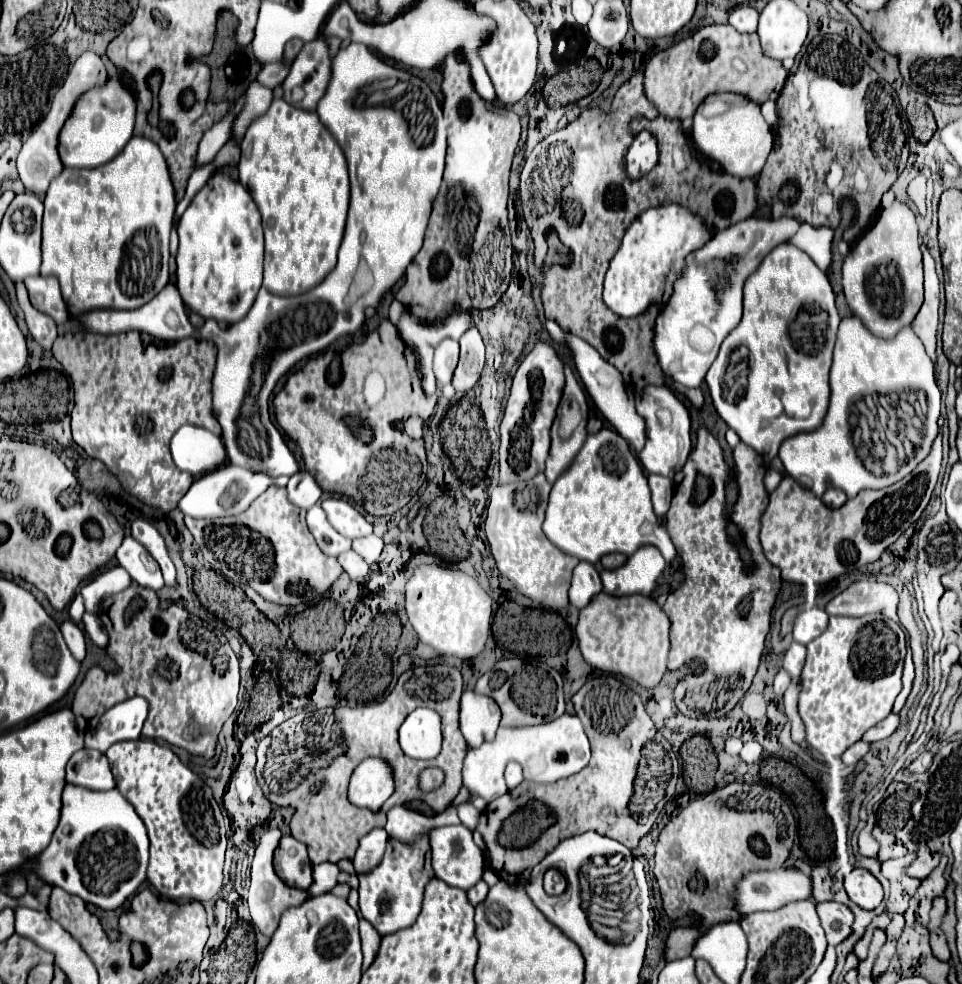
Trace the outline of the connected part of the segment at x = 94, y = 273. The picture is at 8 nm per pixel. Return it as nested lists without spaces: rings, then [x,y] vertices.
[[[132,137],[128,145],[118,153],[116,159],[108,161],[106,165],[100,165],[96,169],[64,169],[52,183],[44,199],[44,221],[42,221],[42,275],[54,275],[60,281],[62,297],[68,305],[70,315],[84,315],[94,309],[138,309],[144,303],[148,303],[154,295],[158,295],[164,285],[170,281],[168,273],[168,239],[172,231],[172,219],[176,211],[176,197],[174,197],[174,185],[170,179],[170,173],[166,169],[166,161],[158,145],[146,137]]]

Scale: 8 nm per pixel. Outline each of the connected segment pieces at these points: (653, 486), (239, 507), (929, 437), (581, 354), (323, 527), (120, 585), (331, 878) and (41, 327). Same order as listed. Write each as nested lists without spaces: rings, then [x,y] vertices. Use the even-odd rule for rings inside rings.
[[[648,475],[648,485],[652,491],[652,505],[654,505],[654,513],[658,517],[664,517],[668,507],[670,507],[670,499],[672,499],[672,481],[660,475]]]
[[[222,465],[216,471],[210,471],[196,479],[188,493],[180,499],[180,509],[184,515],[204,519],[204,517],[226,517],[226,515],[240,515],[244,513],[254,499],[258,499],[270,485],[272,477],[264,473],[252,473],[248,469],[236,467],[236,465]]]
[[[844,317],[838,327],[838,341],[834,347],[834,363],[830,369],[830,407],[824,417],[824,423],[816,431],[808,433],[796,433],[788,437],[780,445],[780,459],[784,463],[784,469],[790,477],[798,479],[800,475],[806,475],[810,479],[800,479],[801,485],[808,485],[814,491],[816,497],[822,497],[826,487],[838,487],[848,497],[856,497],[862,489],[882,489],[896,481],[900,481],[904,475],[908,475],[930,451],[932,441],[938,433],[938,417],[940,417],[940,389],[934,381],[934,365],[930,357],[926,355],[926,349],[922,341],[916,337],[916,333],[910,327],[904,327],[894,339],[880,339],[872,335],[858,317]],[[902,389],[924,389],[928,397],[928,411],[924,421],[924,435],[918,453],[908,459],[908,463],[900,465],[896,473],[876,477],[872,475],[862,459],[856,455],[856,447],[852,443],[850,435],[850,401],[854,395],[864,391],[876,391],[876,393],[890,393],[890,391],[902,391]]]
[[[548,319],[544,327],[546,327],[546,331],[548,331],[548,335],[550,335],[550,339],[552,339],[554,343],[564,345],[566,349],[570,349],[572,359],[574,359],[574,365],[576,365],[576,369],[578,369],[578,375],[580,375],[580,379],[582,379],[582,383],[584,383],[588,395],[592,397],[594,405],[600,409],[600,413],[612,423],[612,427],[614,427],[636,451],[640,451],[640,449],[644,447],[644,441],[646,441],[644,419],[636,413],[634,392],[632,391],[632,397],[628,395],[626,385],[624,385],[624,379],[622,379],[622,375],[616,371],[616,367],[612,367],[610,363],[606,363],[606,361],[600,357],[600,353],[598,353],[590,343],[586,343],[582,337],[572,335],[572,333],[560,329],[560,325],[558,325],[556,321]]]
[[[316,503],[312,509],[308,509],[308,515],[306,515],[306,521],[308,521],[308,527],[312,531],[312,535],[316,537],[318,541],[318,547],[326,553],[326,555],[340,555],[344,551],[350,549],[352,541],[342,537],[326,519],[326,513],[324,509],[320,507],[320,503]]]
[[[112,567],[98,577],[94,577],[88,585],[84,585],[79,590],[83,597],[85,610],[88,613],[97,613],[99,606],[106,597],[112,597],[126,589],[130,585],[130,575],[122,567]]]
[[[320,863],[320,865],[314,865],[314,883],[310,885],[308,893],[314,897],[314,895],[324,895],[328,893],[328,889],[332,889],[332,885],[336,885],[336,877],[338,877],[338,865],[334,863]]]
[[[16,283],[16,295],[18,295],[18,303],[20,303],[20,307],[22,307],[24,315],[26,315],[26,323],[28,323],[30,335],[44,349],[50,349],[54,339],[56,339],[56,323],[54,323],[54,319],[32,307],[24,283]]]

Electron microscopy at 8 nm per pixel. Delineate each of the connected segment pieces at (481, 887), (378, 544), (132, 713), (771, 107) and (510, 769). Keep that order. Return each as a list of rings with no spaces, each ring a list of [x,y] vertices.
[[[480,881],[480,883],[476,883],[472,889],[468,889],[466,895],[468,895],[470,905],[476,905],[478,901],[482,901],[482,899],[488,895],[488,889],[490,889],[490,887],[488,887],[484,881]]]
[[[374,537],[374,539],[376,539],[374,543],[354,543],[354,551],[360,553],[368,563],[374,563],[378,559],[382,547],[384,547],[382,537]]]
[[[144,697],[126,699],[108,709],[100,717],[98,727],[92,733],[86,733],[86,747],[106,753],[106,749],[118,741],[138,739],[146,717],[148,701]]]
[[[768,101],[762,105],[762,115],[766,117],[766,121],[778,129],[780,127],[780,115],[778,115],[778,107],[776,107],[776,101]]]
[[[510,761],[506,765],[506,783],[508,783],[510,789],[514,789],[514,787],[518,787],[522,783],[522,769],[520,769],[520,765],[516,761]]]

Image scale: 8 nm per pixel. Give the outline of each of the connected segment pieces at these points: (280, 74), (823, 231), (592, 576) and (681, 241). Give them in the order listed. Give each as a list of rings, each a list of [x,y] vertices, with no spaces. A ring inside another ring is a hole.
[[[278,61],[278,63],[270,63],[270,65],[264,65],[262,71],[258,73],[258,81],[264,83],[266,87],[274,89],[278,83],[282,83],[282,81],[286,79],[288,69],[290,69],[290,67],[284,65],[282,61]]]
[[[802,223],[798,233],[790,241],[802,251],[806,251],[812,257],[812,261],[826,273],[832,263],[832,239],[834,239],[832,227],[824,227],[824,225],[814,227]]]
[[[580,561],[574,567],[574,577],[572,577],[572,587],[570,587],[570,605],[582,609],[600,591],[602,591],[602,581],[596,567],[592,563]]]
[[[670,203],[644,211],[626,231],[618,253],[610,261],[604,281],[604,303],[620,317],[636,317],[652,301],[666,305],[672,295],[672,285],[684,269],[684,257],[700,249],[710,237],[710,227],[682,205]]]

